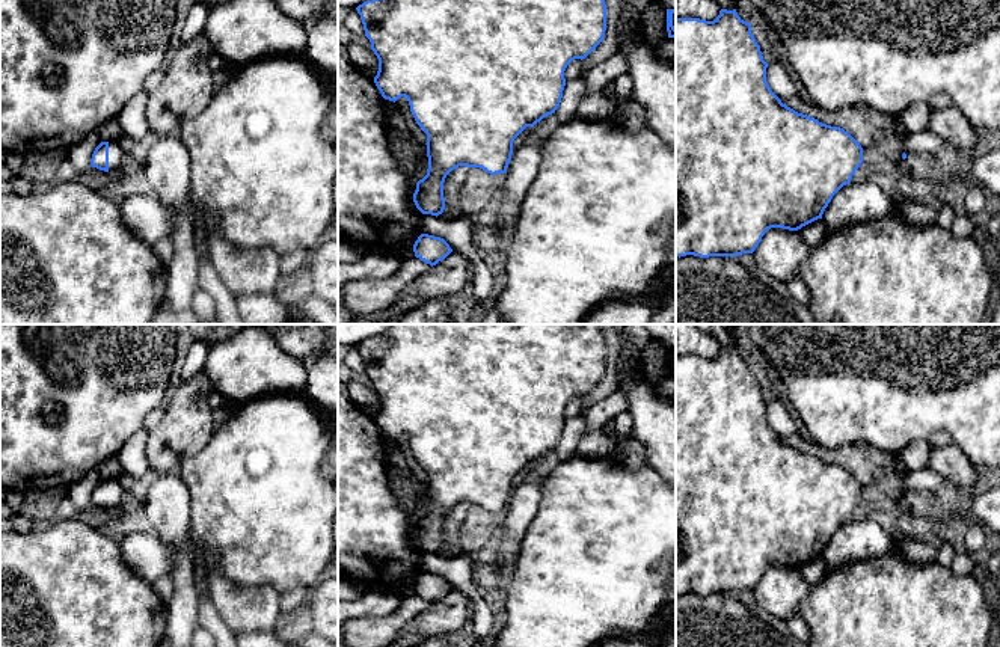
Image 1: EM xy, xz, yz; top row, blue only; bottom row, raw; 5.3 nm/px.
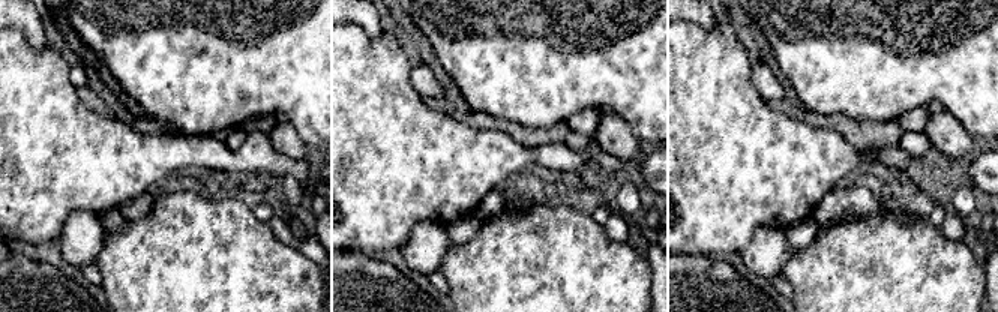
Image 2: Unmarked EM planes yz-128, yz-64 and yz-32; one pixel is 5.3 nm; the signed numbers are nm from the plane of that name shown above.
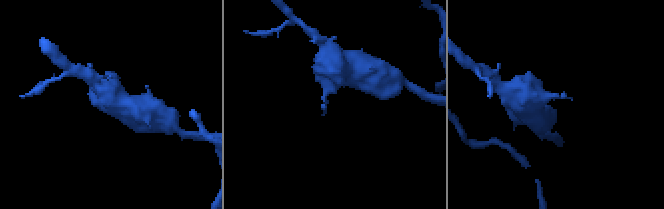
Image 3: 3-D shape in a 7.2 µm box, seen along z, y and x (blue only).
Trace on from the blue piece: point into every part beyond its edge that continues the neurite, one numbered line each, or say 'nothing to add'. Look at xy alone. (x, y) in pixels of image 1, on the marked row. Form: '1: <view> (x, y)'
1: xy (115, 151)

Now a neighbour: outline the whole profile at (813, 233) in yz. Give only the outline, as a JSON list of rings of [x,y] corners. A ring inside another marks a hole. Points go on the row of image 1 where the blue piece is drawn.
[[[817,219],[801,229],[796,234],[811,247],[817,246],[827,235],[827,225],[822,219]]]

